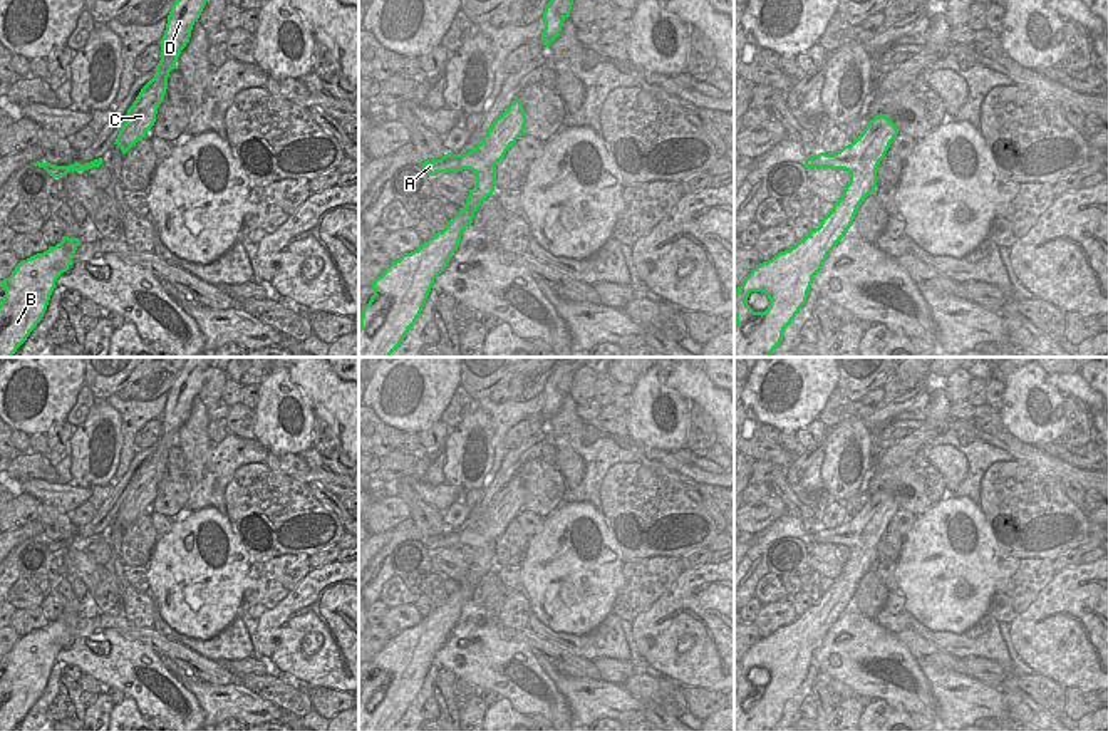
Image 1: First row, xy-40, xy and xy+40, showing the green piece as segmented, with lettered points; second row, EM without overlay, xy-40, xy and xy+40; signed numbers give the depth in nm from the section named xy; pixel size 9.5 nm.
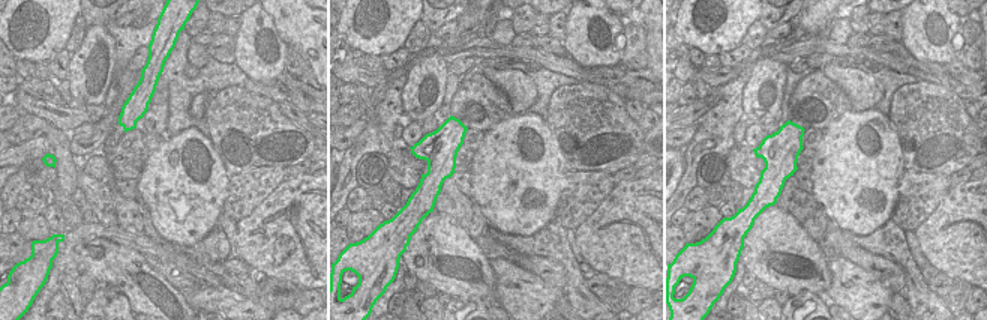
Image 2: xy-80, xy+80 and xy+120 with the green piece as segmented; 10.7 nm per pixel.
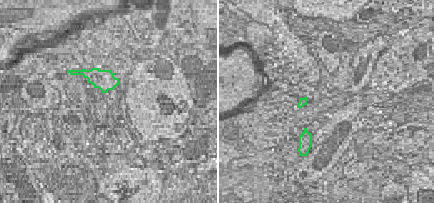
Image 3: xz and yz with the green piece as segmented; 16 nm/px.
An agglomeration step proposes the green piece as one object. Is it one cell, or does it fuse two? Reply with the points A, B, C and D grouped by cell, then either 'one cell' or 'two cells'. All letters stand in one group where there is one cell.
A B C D | one cell

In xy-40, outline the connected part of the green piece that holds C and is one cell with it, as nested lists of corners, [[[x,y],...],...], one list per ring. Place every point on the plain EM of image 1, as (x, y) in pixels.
[[[188,357],[171,382],[164,411],[159,417],[161,436],[156,441],[154,453],[141,464],[139,471],[127,485],[127,495],[122,500],[116,518],[126,530],[154,501],[158,483],[168,464],[168,453],[176,444],[178,433],[191,412],[193,401],[198,397],[206,371],[215,366],[218,357]]]

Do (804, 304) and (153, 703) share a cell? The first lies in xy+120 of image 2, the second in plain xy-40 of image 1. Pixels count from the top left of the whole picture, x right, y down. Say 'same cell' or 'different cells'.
different cells

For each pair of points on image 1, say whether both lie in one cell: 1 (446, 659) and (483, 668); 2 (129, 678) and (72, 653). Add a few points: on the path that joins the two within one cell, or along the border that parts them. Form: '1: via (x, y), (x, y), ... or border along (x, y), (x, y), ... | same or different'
1: via (455, 668), (475, 669) | same
2: via (116, 664), (109, 658), (86, 654) | same

